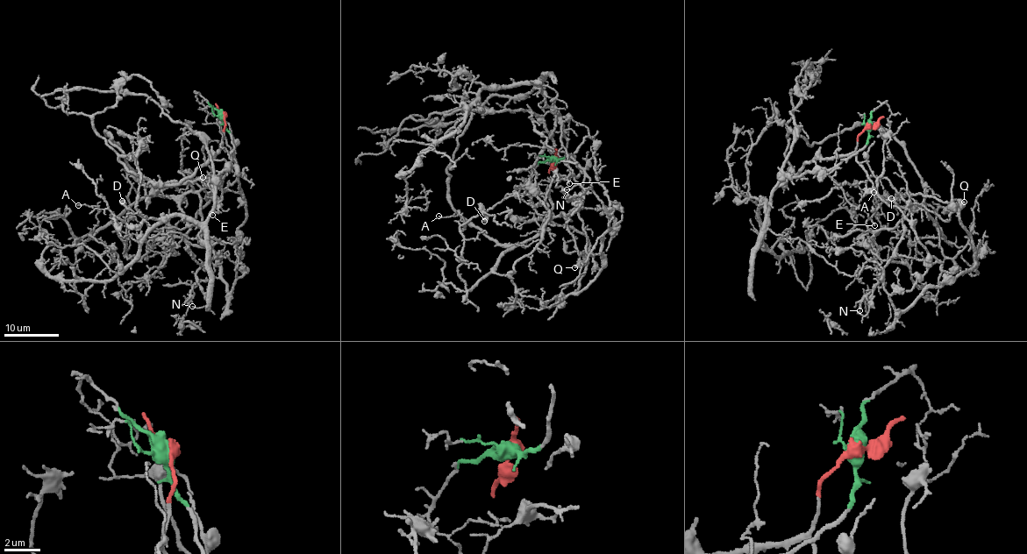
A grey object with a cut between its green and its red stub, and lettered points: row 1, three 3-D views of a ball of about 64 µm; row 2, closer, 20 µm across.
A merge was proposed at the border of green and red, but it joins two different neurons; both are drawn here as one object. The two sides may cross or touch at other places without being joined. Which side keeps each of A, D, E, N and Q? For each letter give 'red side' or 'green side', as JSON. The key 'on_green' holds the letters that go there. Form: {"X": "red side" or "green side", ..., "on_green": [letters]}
{"A": "red side", "D": "red side", "E": "green side", "N": "red side", "Q": "red side", "on_green": ["E"]}

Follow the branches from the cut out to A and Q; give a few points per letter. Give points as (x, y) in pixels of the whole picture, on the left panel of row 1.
A: (223, 115), (222, 147), (238, 174), (225, 189), (141, 197), (82, 237), (81, 247), (97, 208), (77, 204)
Q: (223, 115), (222, 147), (234, 162), (236, 181), (224, 190), (203, 187), (207, 199), (213, 188), (203, 177)

